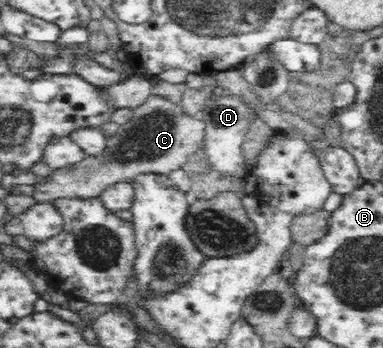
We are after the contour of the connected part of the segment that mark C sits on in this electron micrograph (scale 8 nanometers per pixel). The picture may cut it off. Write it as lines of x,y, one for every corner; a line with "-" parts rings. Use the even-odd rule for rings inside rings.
152,96
149,102
135,108
134,117
119,127
119,130
113,136
107,138
108,147
104,155
98,157
87,156
84,162
68,167
68,169
54,170
54,175
50,179
42,178
42,183
35,186
33,197
39,204
52,204
56,200
62,199
82,199
90,201
102,197
112,185
118,183
133,183
136,177
143,174
166,175
172,171
181,169
187,164
187,158
195,152
203,142
205,136
205,123
196,116
188,116
180,111
178,104
162,96

